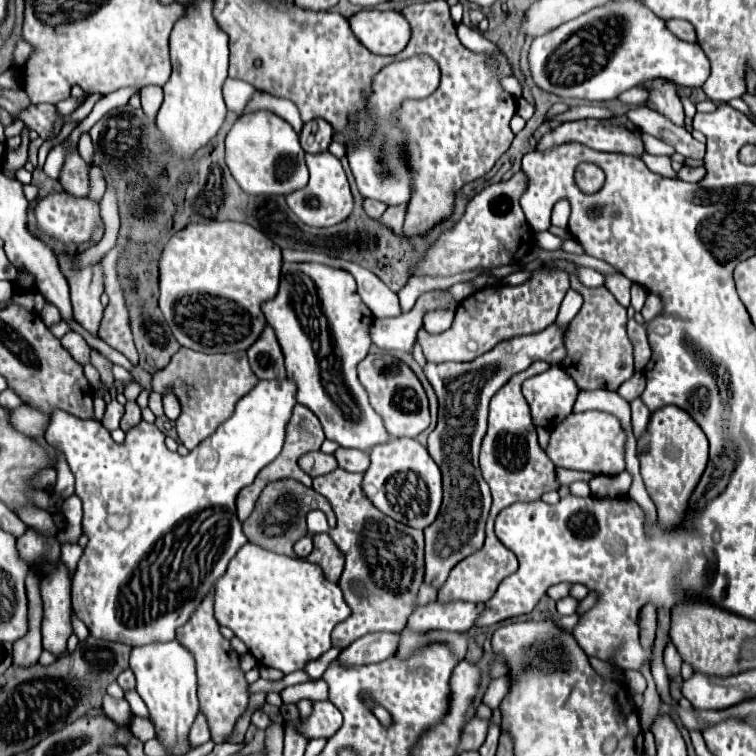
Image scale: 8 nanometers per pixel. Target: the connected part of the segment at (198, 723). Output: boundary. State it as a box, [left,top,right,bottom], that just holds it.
[188,712,211,746]

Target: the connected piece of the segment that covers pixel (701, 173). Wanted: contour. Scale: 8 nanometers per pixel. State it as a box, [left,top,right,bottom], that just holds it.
[679,166,705,182]

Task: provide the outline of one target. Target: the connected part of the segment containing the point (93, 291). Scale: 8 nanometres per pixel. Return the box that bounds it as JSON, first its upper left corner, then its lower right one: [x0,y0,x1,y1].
[59,256,103,336]

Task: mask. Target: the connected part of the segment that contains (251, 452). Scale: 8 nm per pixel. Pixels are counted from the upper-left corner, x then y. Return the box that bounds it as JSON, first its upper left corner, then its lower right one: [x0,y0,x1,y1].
[45,380,295,646]

